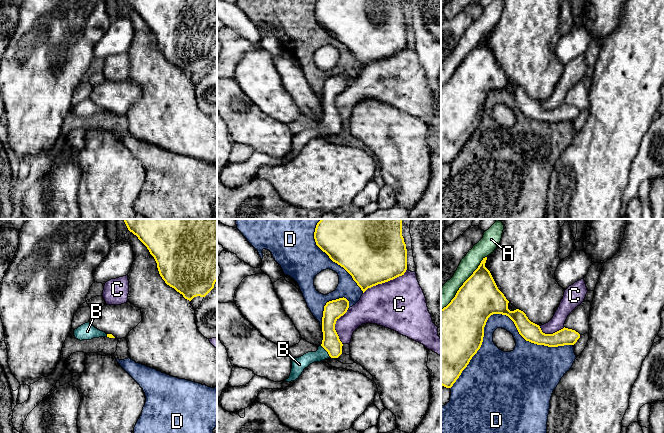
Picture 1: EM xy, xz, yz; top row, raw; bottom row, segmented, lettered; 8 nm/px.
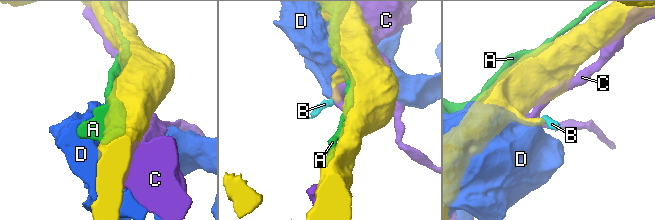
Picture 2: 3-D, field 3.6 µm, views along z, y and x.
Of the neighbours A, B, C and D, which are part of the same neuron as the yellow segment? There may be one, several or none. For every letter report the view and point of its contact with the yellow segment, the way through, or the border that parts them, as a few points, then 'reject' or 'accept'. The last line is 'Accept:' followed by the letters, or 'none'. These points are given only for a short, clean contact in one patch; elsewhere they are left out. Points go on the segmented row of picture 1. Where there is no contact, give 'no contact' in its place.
A: contact yz (463, 283); reject
B: contact xz (326, 350); way xz (331, 343), (326, 350), (299, 364); accept
C: contact xz (385, 281); reject
D: contact yz (497, 313); reject
Accept: B

